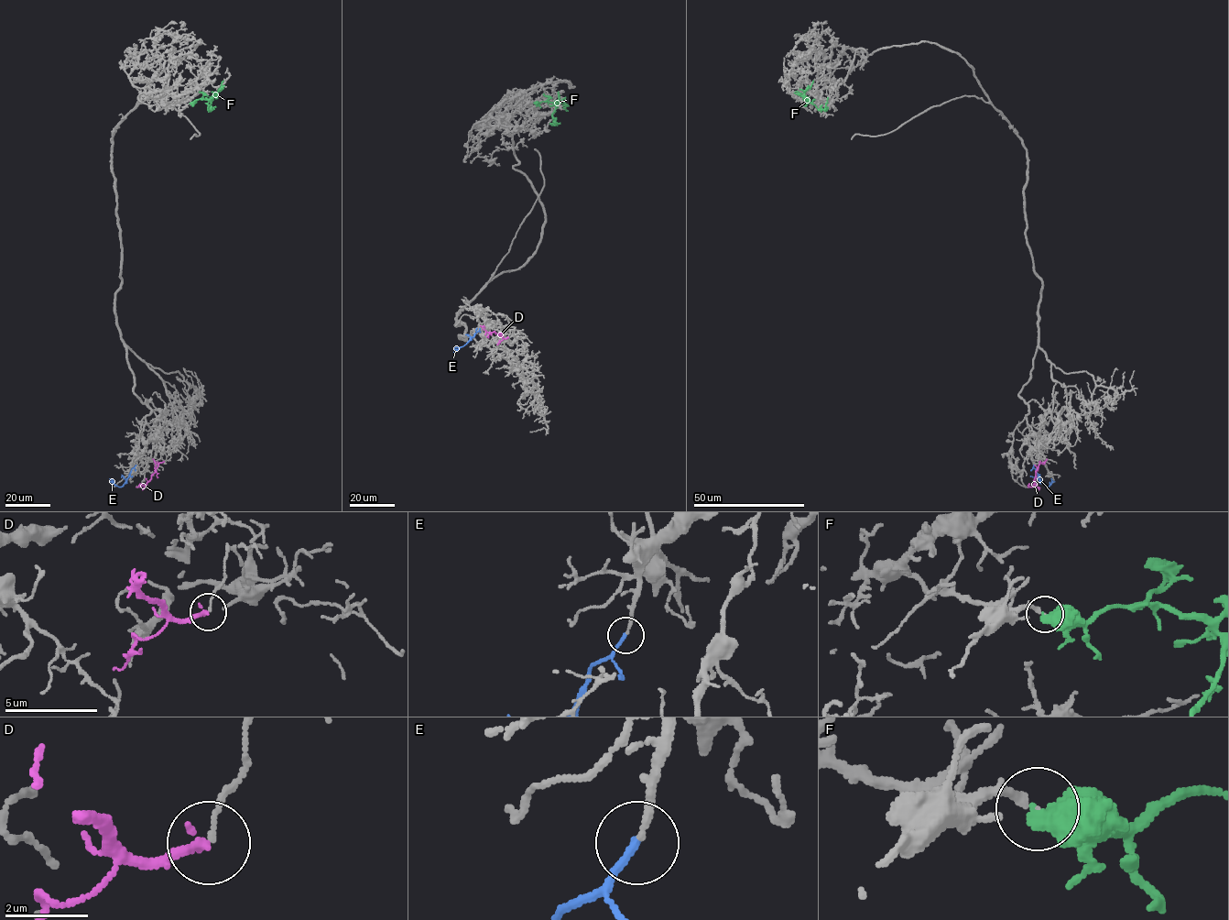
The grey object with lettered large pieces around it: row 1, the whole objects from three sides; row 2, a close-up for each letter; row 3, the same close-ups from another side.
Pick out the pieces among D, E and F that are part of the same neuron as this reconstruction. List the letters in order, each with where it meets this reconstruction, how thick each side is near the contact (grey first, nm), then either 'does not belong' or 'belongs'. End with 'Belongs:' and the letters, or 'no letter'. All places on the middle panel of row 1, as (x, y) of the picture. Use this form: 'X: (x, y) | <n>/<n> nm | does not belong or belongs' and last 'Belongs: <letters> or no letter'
D: (508, 337) | 110/260 nm | does not belong
E: (480, 331) | 160/240 nm | belongs
F: (534, 102) | 190/600 nm | belongs
Belongs: E, F

